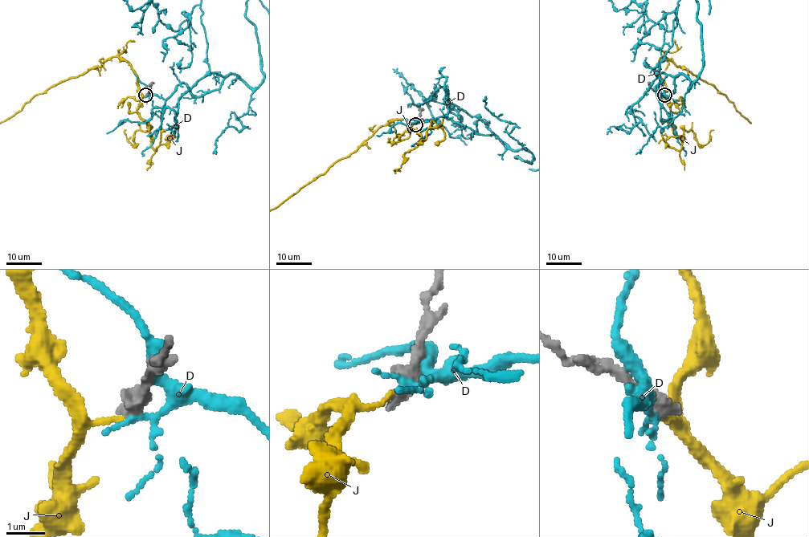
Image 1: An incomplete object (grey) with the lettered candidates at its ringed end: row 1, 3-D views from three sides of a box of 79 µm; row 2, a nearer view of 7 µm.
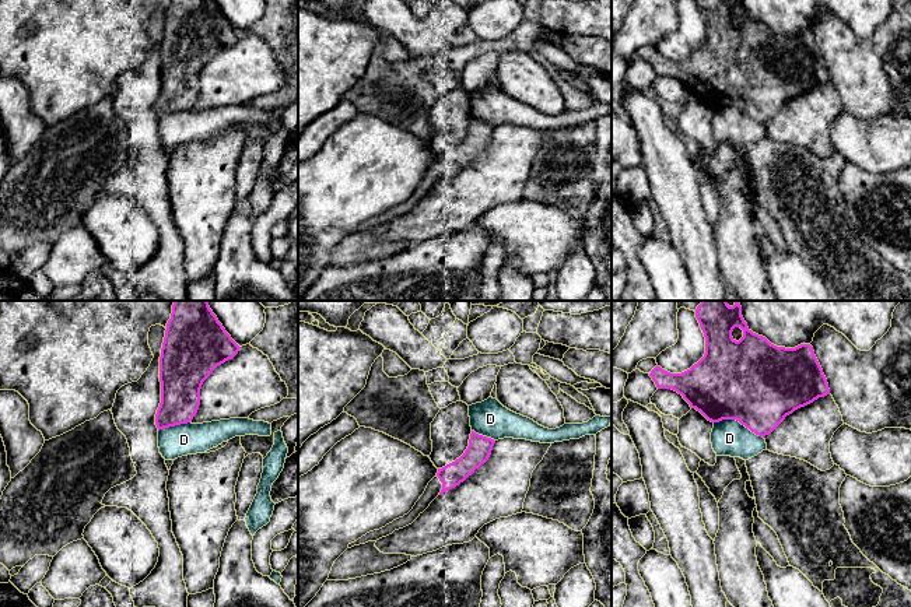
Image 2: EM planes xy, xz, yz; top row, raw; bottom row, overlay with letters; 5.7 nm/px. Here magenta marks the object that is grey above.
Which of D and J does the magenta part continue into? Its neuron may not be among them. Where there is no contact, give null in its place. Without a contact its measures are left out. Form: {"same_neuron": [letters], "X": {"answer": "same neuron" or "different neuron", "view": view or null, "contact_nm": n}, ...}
{"same_neuron": [], "D": {"answer": "different neuron", "view": "yz", "contact_nm": 300}, "J": {"answer": "different neuron", "view": null}}

